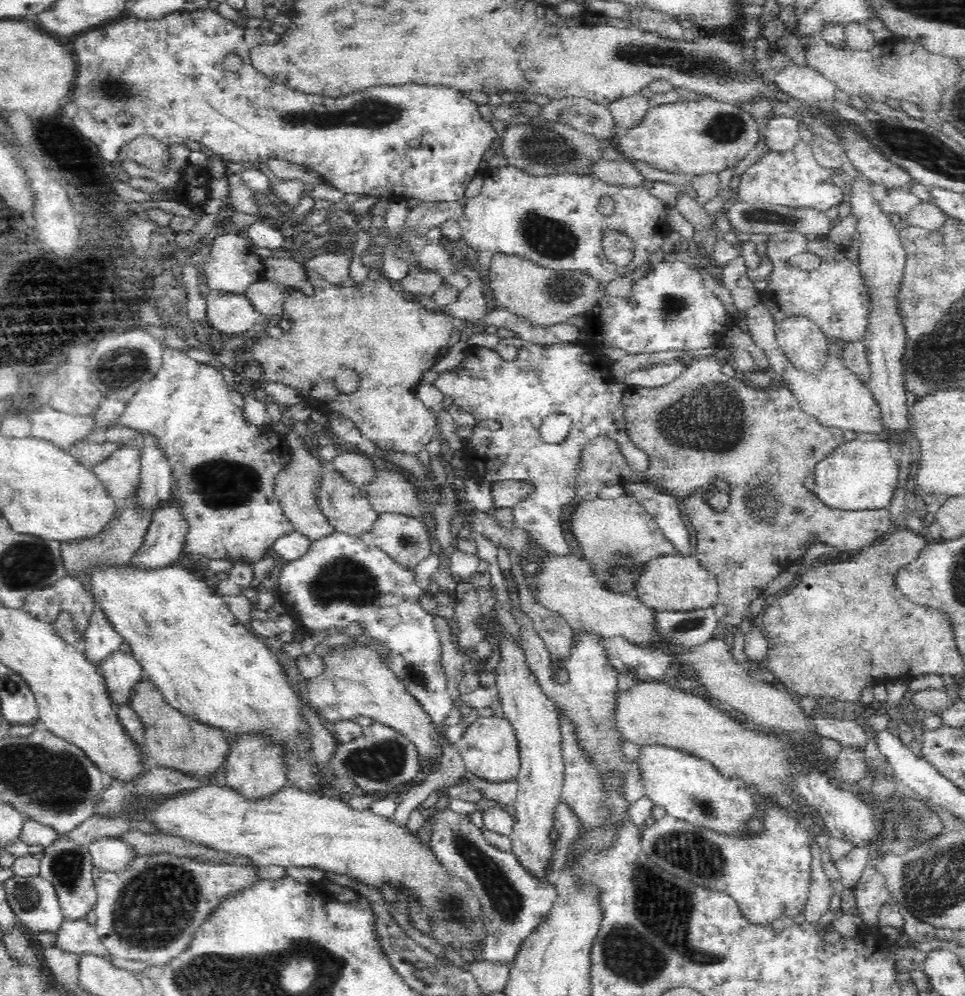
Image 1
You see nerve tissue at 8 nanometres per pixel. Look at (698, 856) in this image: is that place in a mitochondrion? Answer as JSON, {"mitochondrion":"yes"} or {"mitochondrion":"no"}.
{"mitochondrion":"yes"}

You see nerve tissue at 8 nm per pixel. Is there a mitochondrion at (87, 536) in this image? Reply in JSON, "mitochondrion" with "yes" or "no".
{"mitochondrion":"no"}

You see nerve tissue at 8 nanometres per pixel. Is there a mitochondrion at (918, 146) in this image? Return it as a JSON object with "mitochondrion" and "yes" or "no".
{"mitochondrion":"yes"}

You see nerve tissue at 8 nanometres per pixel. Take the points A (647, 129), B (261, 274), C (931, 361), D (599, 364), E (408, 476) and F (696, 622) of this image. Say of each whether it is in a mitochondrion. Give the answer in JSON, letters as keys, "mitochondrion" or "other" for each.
{"A":"other","B":"other","C":"mitochondrion","D":"other","E":"other","F":"mitochondrion"}

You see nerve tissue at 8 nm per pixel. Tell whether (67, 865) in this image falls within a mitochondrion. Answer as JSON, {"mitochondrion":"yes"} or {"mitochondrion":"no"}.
{"mitochondrion":"yes"}

